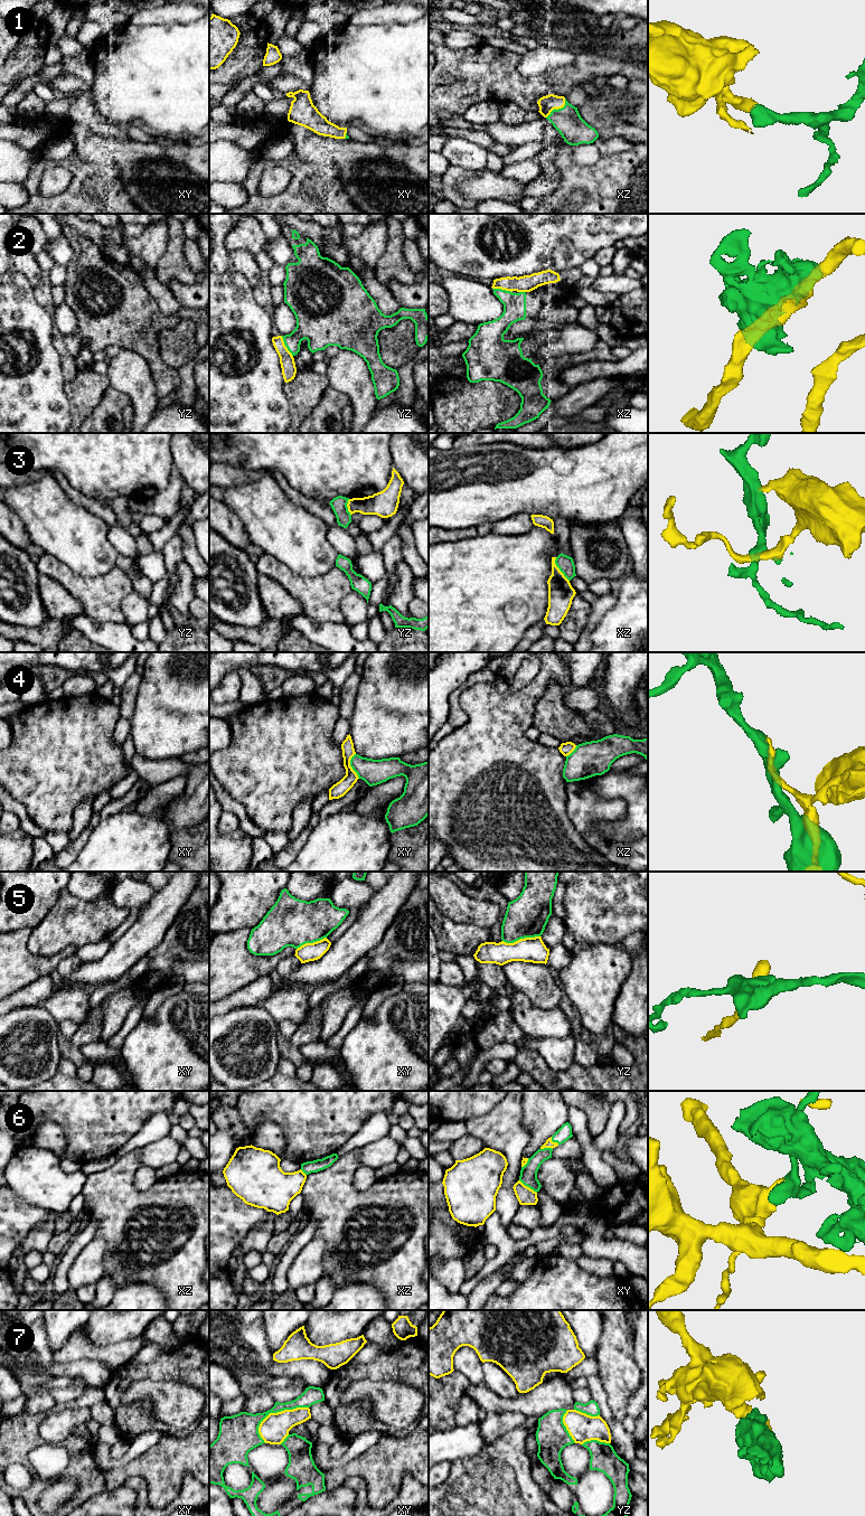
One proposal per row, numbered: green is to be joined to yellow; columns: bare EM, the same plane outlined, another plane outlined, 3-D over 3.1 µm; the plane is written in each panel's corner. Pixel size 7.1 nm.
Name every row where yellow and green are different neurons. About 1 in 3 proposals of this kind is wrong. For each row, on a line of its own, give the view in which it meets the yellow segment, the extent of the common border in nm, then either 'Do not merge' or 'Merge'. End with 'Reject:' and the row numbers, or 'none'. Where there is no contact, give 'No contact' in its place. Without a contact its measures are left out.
1: Touches yellow in xz. Shared border 200 nm. Merge
2: Touches yellow in yz. Shared border 170 nm. Do not merge
3: Touches yellow in xz. Shared border 200 nm. Do not merge
4: Touches yellow in xy. Shared border 190 nm. Merge
5: Touches yellow in yz. Shared border 280 nm. Do not merge
6: Touches yellow in xy. Shared border 160 nm. Merge
7: Touches yellow in xy. Shared border 420 nm. Do not merge
Reject: 2, 3, 5, 7

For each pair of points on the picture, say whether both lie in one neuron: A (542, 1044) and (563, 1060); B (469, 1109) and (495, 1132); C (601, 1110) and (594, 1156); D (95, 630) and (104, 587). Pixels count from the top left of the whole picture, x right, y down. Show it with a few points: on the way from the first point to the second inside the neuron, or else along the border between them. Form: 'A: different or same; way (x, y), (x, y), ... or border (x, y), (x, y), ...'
A: same; way (547, 1047), (557, 1054)
B: different; border (499, 1102), (487, 1113), (466, 1121)
C: different; border (583, 1111), (586, 1118), (586, 1128), (593, 1137)
D: different; border (83, 613), (101, 622), (123, 623)

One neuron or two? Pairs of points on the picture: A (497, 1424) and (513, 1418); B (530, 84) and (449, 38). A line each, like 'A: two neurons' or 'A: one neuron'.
A: one neuron
B: two neurons

